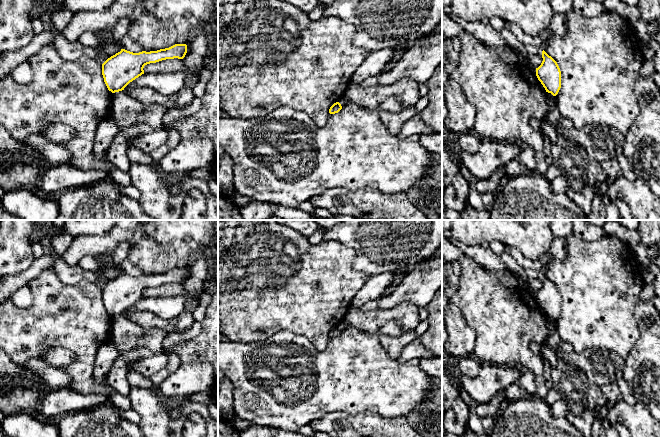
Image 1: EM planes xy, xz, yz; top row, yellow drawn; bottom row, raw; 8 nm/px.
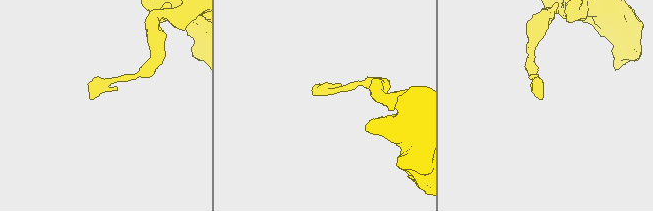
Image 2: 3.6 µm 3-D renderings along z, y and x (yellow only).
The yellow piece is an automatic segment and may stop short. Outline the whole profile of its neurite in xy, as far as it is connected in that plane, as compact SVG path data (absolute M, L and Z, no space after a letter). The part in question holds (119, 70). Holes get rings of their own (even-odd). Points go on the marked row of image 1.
M175 44L169 48L139 53L121 49L102 64L104 82L112 93L122 91L130 82L144 74L145 65L166 59L183 59L186 53L186 44Z

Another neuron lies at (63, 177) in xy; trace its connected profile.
M70 164L48 166L39 181L47 193L64 192L80 186L90 185L108 178L102 170L81 170Z

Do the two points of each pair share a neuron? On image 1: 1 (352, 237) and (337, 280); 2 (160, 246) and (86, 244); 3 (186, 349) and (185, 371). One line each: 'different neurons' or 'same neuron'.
1: different neurons
2: same neuron
3: different neurons

